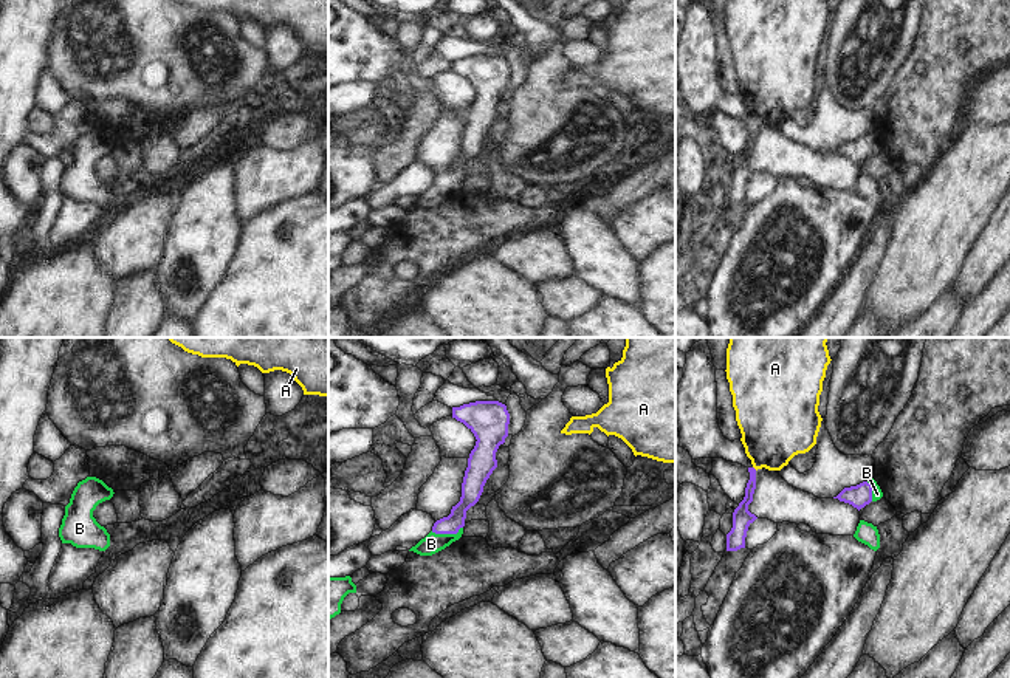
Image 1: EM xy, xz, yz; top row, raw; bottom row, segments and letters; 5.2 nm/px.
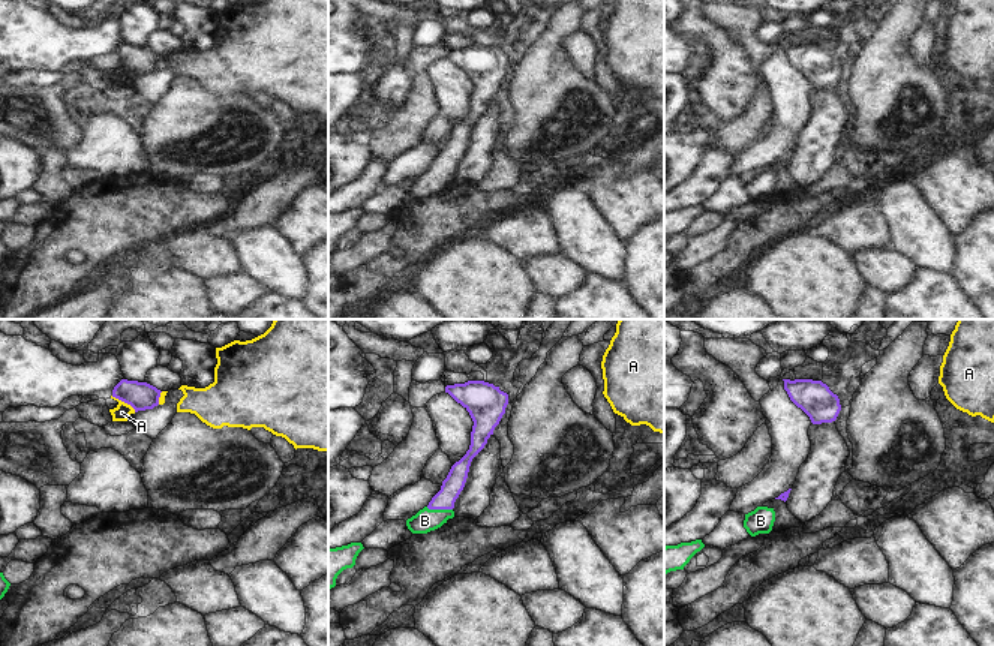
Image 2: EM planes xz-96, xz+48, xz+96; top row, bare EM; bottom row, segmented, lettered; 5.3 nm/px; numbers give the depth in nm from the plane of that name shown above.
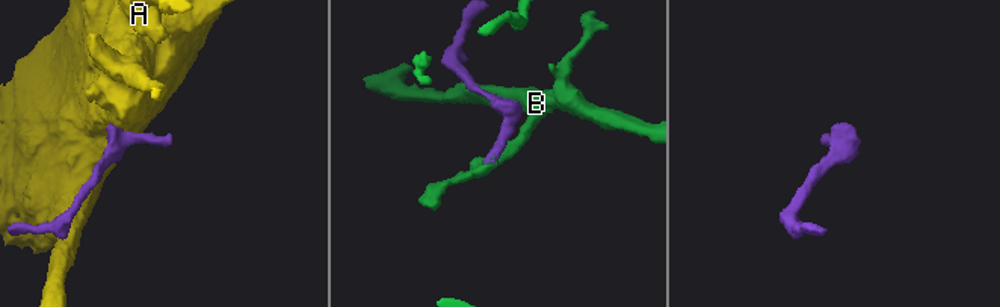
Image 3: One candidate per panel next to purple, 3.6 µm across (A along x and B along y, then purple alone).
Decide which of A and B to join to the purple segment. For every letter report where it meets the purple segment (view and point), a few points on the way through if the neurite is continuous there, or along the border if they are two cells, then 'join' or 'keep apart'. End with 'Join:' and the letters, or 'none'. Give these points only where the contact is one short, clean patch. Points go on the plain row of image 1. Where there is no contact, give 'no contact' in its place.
A: no contact; keep apart
B: contact xz (446, 186); way xz (471, 146), (446, 186), (431, 197); join
Join: B

